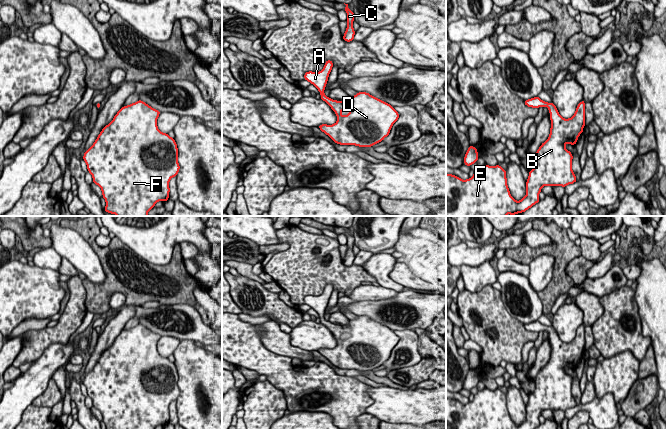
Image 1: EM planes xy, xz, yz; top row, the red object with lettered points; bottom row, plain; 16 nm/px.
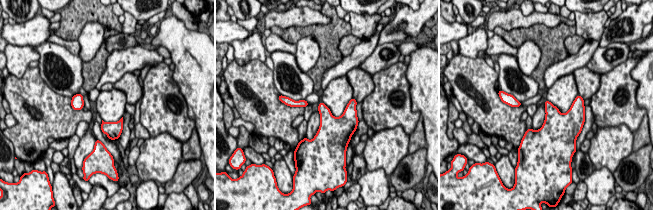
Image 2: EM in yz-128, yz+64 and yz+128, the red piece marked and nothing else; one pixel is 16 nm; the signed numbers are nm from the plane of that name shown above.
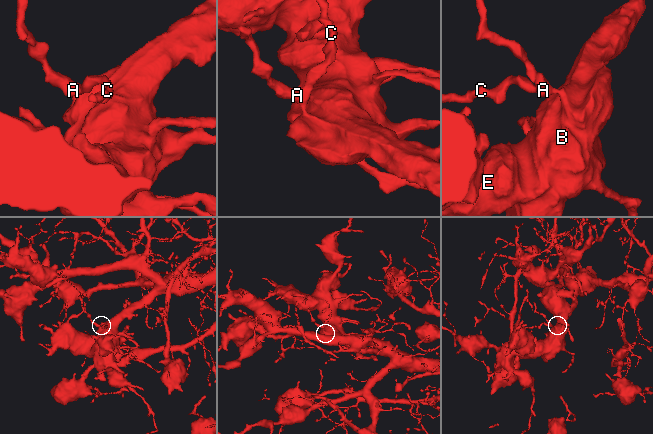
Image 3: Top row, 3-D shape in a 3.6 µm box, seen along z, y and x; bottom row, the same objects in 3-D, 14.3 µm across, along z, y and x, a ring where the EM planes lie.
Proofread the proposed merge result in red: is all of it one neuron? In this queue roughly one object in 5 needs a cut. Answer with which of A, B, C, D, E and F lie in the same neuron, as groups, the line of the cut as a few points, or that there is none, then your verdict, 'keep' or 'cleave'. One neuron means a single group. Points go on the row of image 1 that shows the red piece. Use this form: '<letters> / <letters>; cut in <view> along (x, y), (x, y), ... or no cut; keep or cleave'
A B C D E F; no cut; keep

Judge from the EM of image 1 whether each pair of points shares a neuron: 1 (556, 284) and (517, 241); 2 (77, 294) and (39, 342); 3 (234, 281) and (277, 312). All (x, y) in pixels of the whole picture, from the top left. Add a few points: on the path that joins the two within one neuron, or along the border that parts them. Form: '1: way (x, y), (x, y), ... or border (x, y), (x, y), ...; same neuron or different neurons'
1: border (544, 245), (530, 247), (523, 242), (505, 250); different neurons
2: way (75, 308), (74, 314), (53, 334); same neuron
3: way (246, 283), (256, 285), (263, 292), (266, 300); same neuron

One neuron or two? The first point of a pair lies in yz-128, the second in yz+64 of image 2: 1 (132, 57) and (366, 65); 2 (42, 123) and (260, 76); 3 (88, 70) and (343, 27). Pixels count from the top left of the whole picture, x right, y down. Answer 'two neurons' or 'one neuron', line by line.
1: one neuron
2: one neuron
3: one neuron

